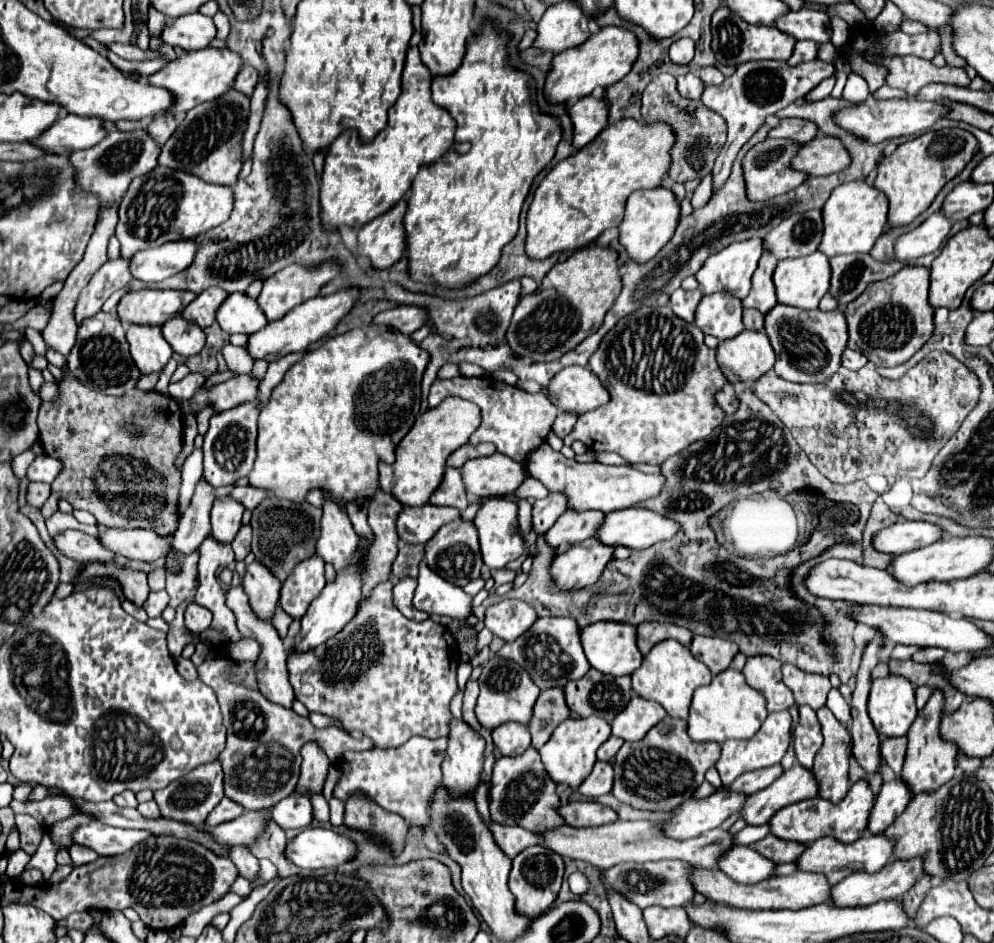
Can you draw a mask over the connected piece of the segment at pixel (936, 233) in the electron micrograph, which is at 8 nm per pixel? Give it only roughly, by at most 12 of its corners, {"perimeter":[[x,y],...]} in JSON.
{"perimeter":[[944,213],[896,241],[896,259],[914,261],[936,251],[952,229]]}

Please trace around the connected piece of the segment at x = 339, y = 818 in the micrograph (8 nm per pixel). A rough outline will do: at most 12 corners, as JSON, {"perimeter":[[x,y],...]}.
{"perimeter":[[330,799],[330,823],[342,825],[344,801]]}

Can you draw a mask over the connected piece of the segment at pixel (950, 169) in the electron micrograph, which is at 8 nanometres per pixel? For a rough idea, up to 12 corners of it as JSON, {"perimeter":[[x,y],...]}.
{"perimeter":[[940,129],[878,165],[888,227],[906,227],[970,163],[970,131]]}

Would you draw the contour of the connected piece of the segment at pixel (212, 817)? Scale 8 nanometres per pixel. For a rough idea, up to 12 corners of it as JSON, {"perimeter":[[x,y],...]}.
{"perimeter":[[228,797],[214,807],[205,822],[218,825],[239,817],[244,808]]}

